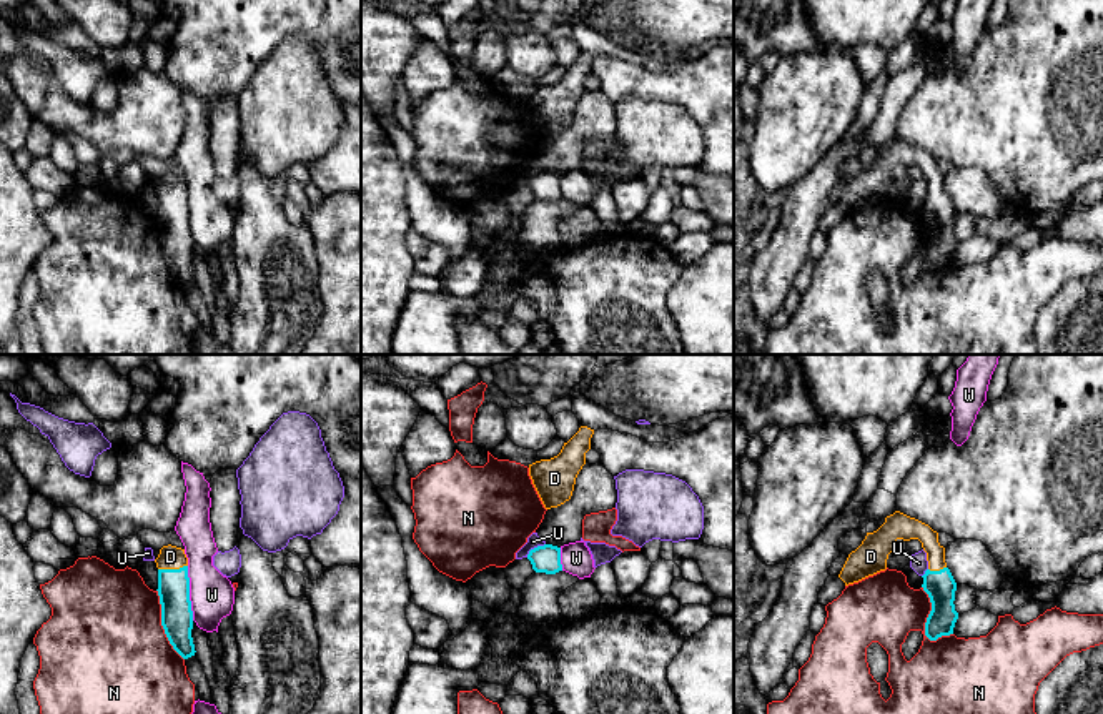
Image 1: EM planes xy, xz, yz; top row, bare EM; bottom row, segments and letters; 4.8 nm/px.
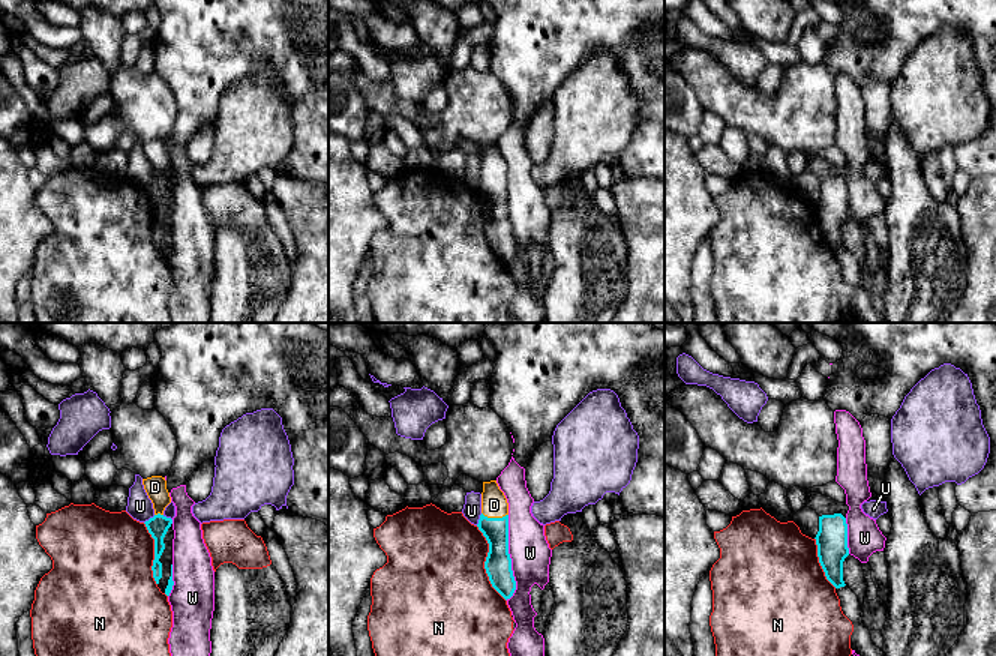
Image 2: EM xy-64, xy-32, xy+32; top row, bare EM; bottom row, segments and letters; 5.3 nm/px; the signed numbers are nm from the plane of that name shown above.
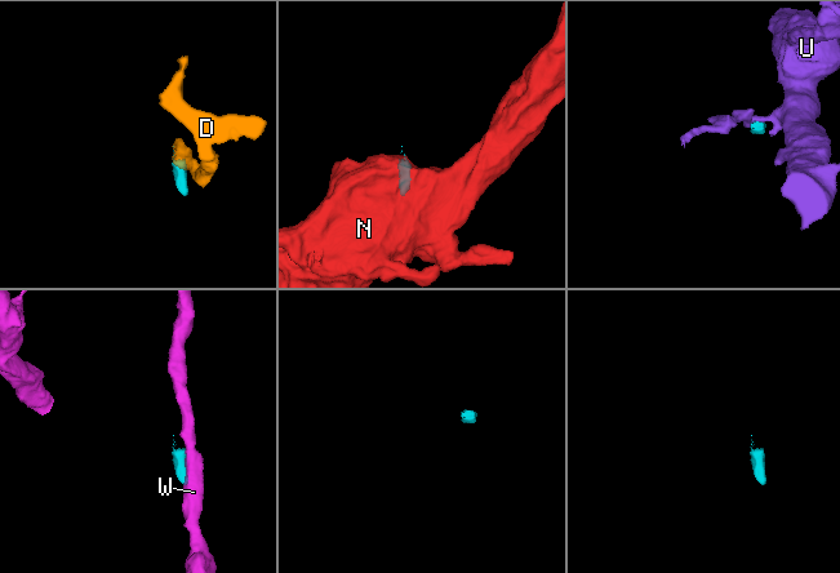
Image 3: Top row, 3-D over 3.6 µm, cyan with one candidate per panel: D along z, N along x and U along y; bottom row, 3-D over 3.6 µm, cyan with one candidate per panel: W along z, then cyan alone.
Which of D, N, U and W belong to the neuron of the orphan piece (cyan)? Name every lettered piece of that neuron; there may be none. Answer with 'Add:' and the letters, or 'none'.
Add: D

